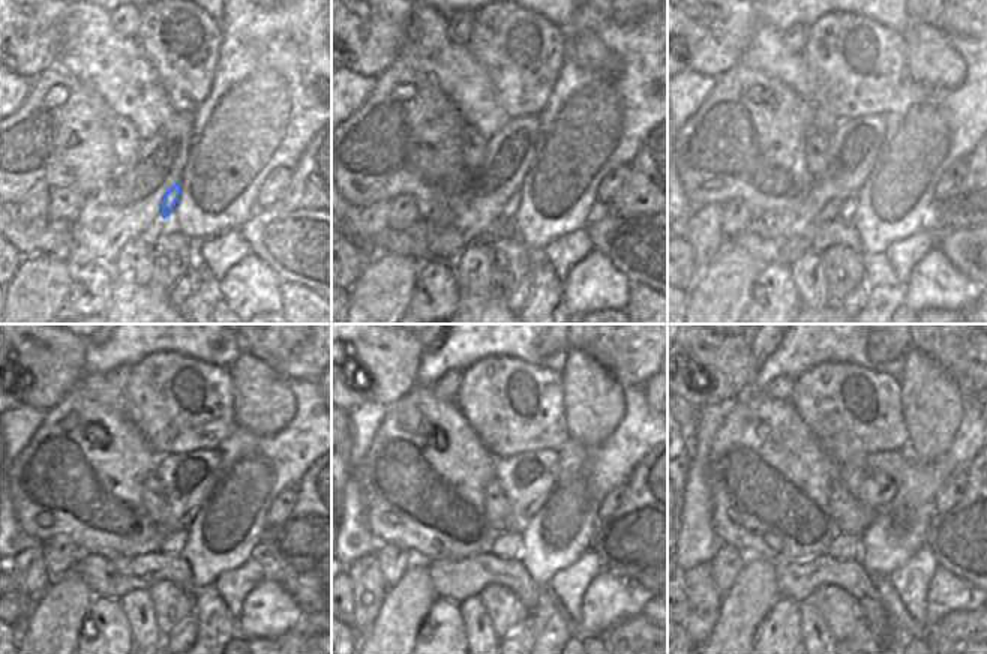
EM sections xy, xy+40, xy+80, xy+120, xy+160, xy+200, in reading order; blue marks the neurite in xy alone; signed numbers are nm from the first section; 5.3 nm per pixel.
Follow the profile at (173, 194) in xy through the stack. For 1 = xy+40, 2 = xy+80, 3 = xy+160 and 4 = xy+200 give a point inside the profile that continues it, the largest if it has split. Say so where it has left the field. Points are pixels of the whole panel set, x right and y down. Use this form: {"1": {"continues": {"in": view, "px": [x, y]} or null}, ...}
{"1": {"continues": {"in": "xy+40", "px": [510, 209]}}, "2": {"continues": {"in": "xy+80", "px": [849, 206]}}, "3": {"continues": {"in": "xy+160", "px": [509, 545]}}, "4": {"continues": {"in": "xy+200", "px": [845, 546]}}}

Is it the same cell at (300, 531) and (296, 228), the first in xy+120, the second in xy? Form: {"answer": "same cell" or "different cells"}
{"answer": "different cells"}

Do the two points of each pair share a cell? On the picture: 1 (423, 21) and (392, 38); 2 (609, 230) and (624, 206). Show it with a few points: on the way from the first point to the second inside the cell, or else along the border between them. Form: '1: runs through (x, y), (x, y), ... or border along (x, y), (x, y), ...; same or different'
1: border along (411, 15), (396, 60); different
2: border along (594, 215), (651, 216); different

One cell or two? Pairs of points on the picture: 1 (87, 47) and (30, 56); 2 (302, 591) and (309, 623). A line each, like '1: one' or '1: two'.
1: two
2: two

